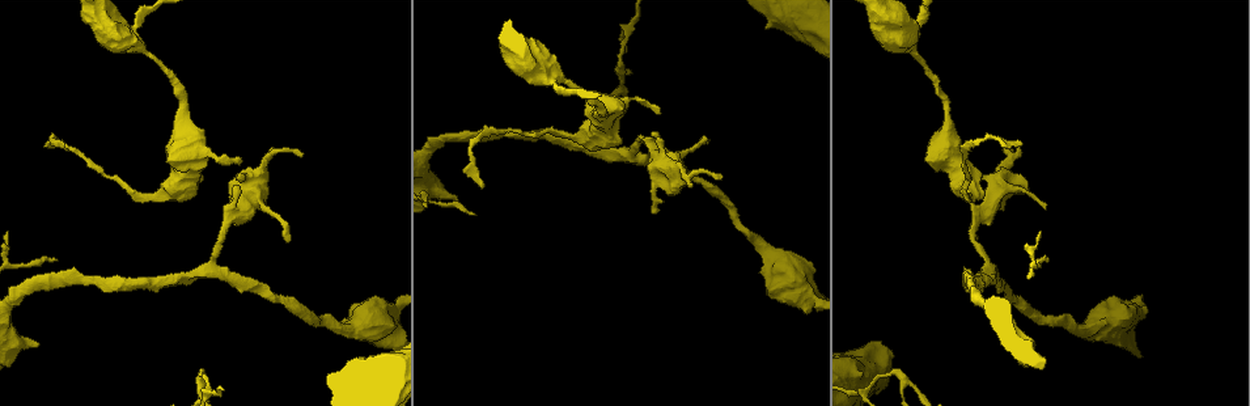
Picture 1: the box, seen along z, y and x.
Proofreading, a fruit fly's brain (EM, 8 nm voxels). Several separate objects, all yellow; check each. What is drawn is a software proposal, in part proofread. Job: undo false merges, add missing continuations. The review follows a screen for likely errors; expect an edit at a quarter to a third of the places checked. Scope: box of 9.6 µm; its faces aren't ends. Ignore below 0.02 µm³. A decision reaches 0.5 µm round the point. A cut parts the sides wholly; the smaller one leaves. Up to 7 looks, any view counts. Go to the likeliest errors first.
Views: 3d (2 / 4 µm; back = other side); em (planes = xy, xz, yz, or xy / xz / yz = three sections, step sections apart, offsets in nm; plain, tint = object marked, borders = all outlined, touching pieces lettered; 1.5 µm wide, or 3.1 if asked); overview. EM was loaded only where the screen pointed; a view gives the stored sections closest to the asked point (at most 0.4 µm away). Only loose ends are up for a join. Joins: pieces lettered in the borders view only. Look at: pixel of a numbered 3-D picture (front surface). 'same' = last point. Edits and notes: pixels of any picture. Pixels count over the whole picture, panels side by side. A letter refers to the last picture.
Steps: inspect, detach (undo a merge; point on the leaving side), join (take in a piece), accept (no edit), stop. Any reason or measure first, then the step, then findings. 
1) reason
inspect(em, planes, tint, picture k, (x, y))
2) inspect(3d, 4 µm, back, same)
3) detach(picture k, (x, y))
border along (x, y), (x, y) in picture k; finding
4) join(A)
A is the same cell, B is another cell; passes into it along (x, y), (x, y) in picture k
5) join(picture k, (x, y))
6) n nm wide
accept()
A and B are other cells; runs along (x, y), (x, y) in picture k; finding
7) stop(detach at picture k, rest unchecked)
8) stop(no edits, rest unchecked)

branch stops here
inspect(3d, 4 µm, picture 1, (37, 345))

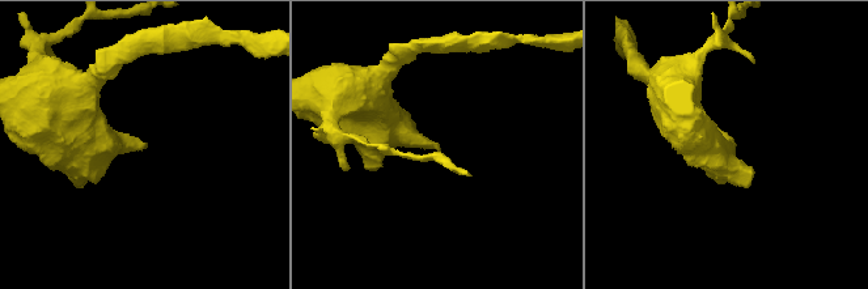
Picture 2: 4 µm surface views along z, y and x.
shape alone is not enough
inspect(em, planes, borders, picture 2, (440, 149))

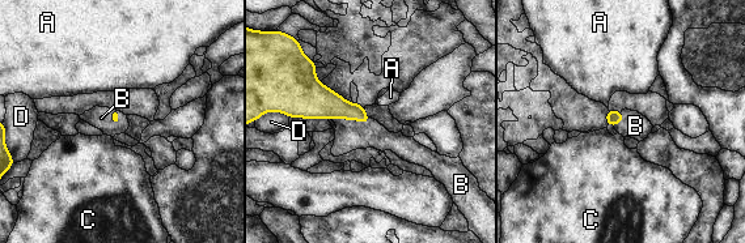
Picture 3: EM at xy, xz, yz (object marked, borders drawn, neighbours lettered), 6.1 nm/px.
join(B)
B is the same cell, A, C and D are other cells; passes into it along (313, 99), (348, 119), (350, 135) in picture 3; it goes on there

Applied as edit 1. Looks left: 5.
inspect(overview)

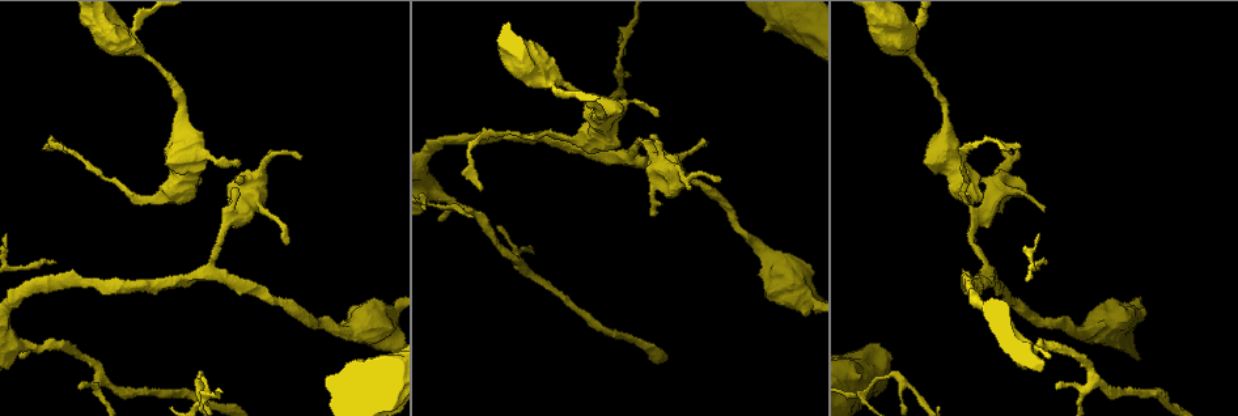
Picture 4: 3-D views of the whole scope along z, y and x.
inspect(3d, 2 µm, picture 4, (237, 187))

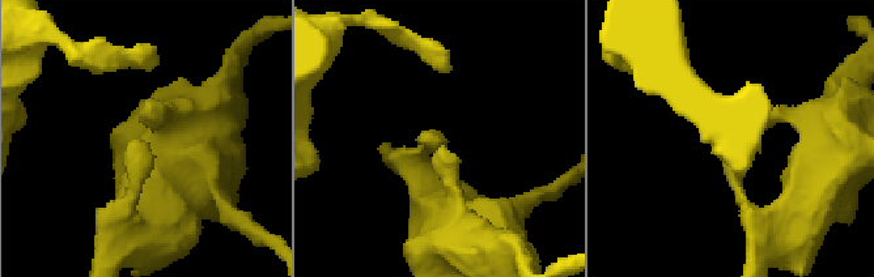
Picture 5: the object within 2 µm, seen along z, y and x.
now the EM
inspect(em, yz, step 8, borders, picture 5, (432, 139))

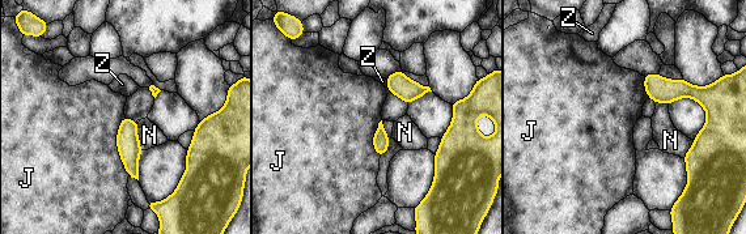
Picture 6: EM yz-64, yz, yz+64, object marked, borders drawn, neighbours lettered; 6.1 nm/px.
accept()
J, N and Z are other cells; border along (124, 115), (117, 152), (128, 175) in picture 6; none of them fits

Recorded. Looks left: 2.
narrows sharply
inspect(em, planes, tint, picture 4, (81, 284))

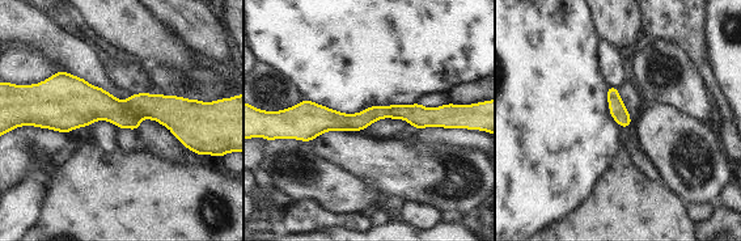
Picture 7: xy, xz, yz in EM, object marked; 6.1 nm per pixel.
what lies round it
inspect(em, planes, borders, same)

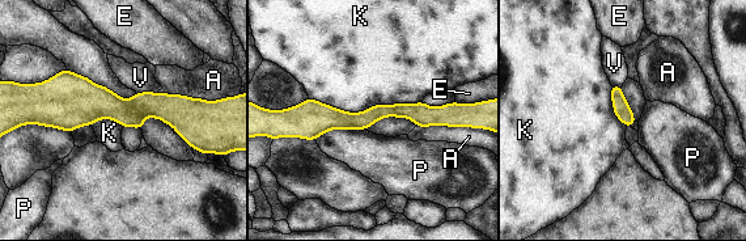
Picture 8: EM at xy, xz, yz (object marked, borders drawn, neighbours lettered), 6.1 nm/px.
100 nm wide
accept()
A, E, K, P and V are other cells; all the same cell

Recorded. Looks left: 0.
stop(join at picture 3, rest unchecked)

